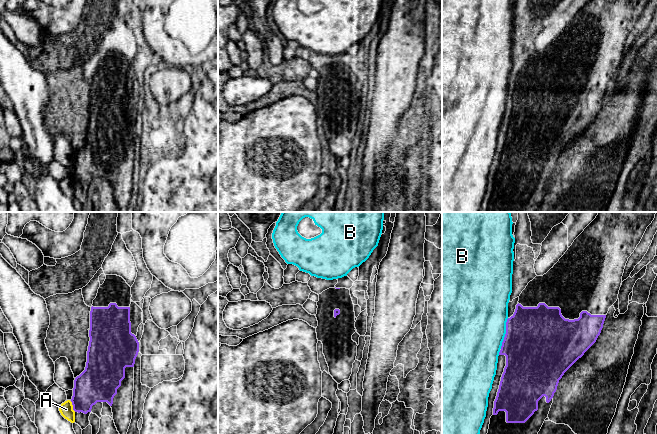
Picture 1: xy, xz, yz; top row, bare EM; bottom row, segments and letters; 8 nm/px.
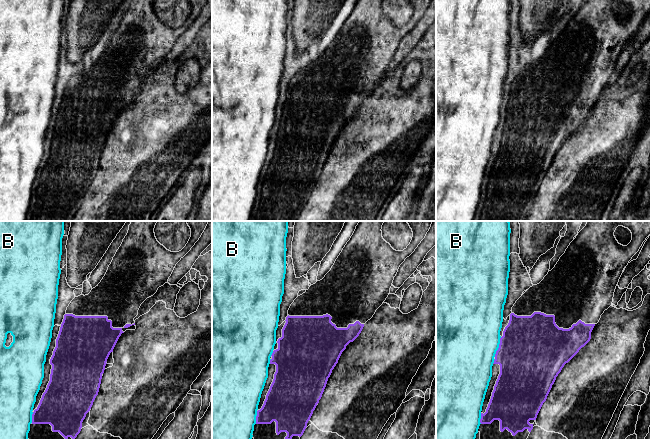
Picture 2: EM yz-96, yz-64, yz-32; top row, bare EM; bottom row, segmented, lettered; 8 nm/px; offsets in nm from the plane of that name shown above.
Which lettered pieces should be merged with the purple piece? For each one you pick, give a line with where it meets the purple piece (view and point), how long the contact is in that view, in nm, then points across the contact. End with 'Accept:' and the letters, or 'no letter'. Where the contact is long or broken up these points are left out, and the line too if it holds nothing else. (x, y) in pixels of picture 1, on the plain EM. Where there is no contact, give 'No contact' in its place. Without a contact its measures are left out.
Accept: no letter

